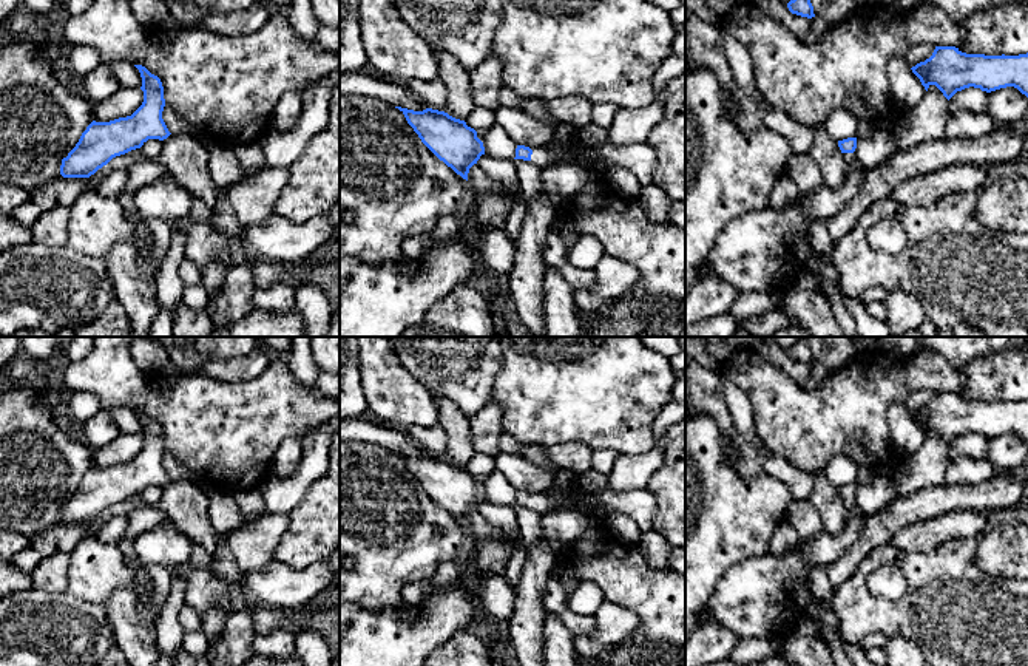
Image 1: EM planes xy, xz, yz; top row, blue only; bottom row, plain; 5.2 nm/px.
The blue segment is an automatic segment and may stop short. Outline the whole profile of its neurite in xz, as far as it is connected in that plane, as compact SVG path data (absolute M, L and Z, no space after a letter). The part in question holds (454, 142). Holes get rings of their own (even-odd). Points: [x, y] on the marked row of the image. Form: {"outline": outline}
{"outline": "M398 108L421 142L457 175L468 181L469 168L485 155L477 131L445 111Z"}

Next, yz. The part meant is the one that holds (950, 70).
{"outline": "M935 46L929 59L911 70L926 91L935 85L948 100L969 87L986 93L1014 87L1028 97L1028 53L985 56L966 54L955 46Z"}

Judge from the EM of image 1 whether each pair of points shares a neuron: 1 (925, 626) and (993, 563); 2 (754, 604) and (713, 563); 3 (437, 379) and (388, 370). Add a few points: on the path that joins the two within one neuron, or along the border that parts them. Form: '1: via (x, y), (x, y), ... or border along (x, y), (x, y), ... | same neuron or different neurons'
1: border along (979, 536), (977, 564), (991, 577), (1011, 580) | different neurons
2: border along (758, 558), (732, 566), (720, 581), (709, 608) | different neurons
3: border along (392, 353), (431, 394) | different neurons

